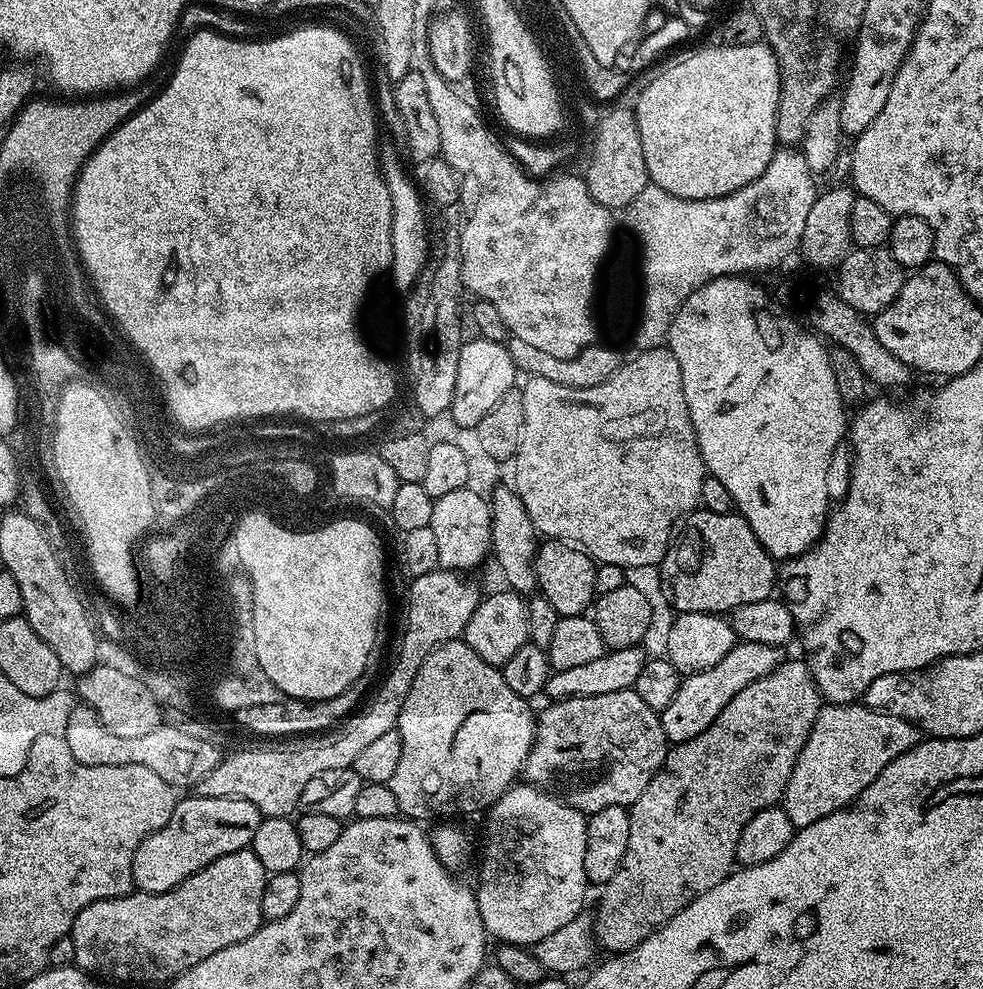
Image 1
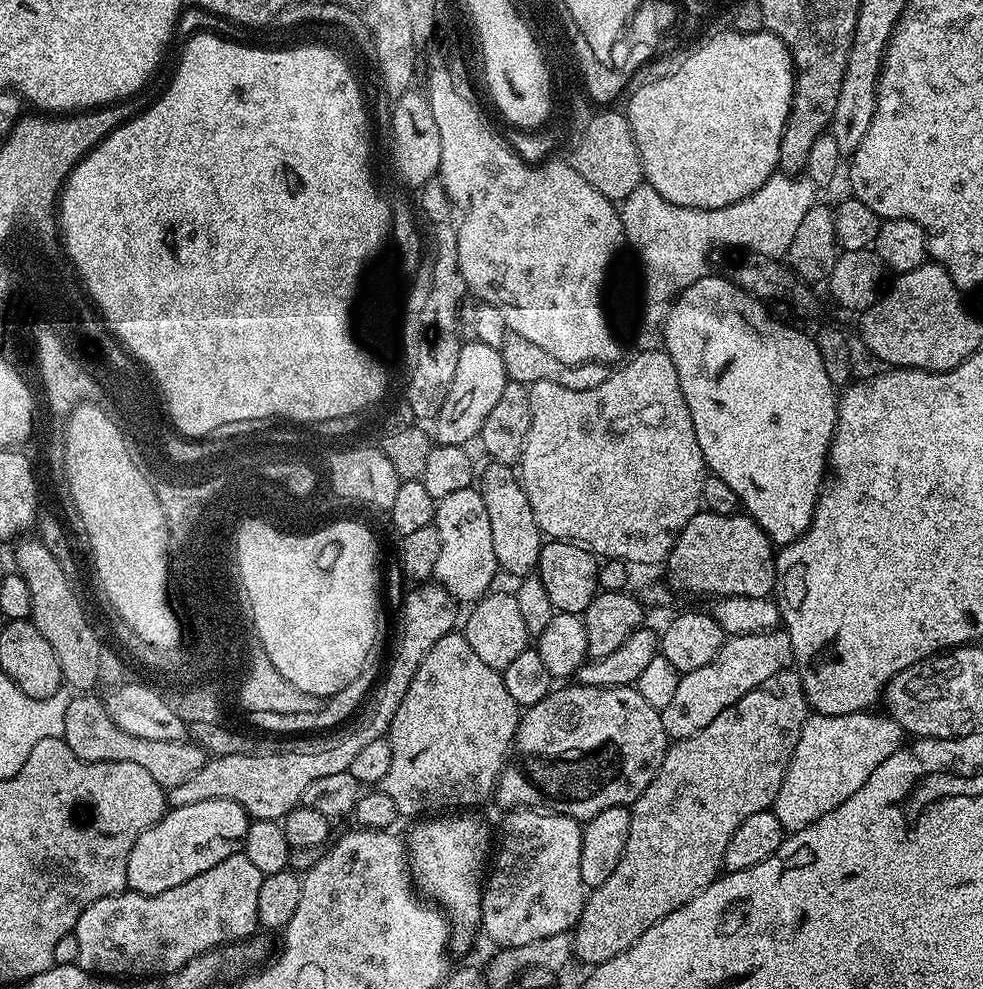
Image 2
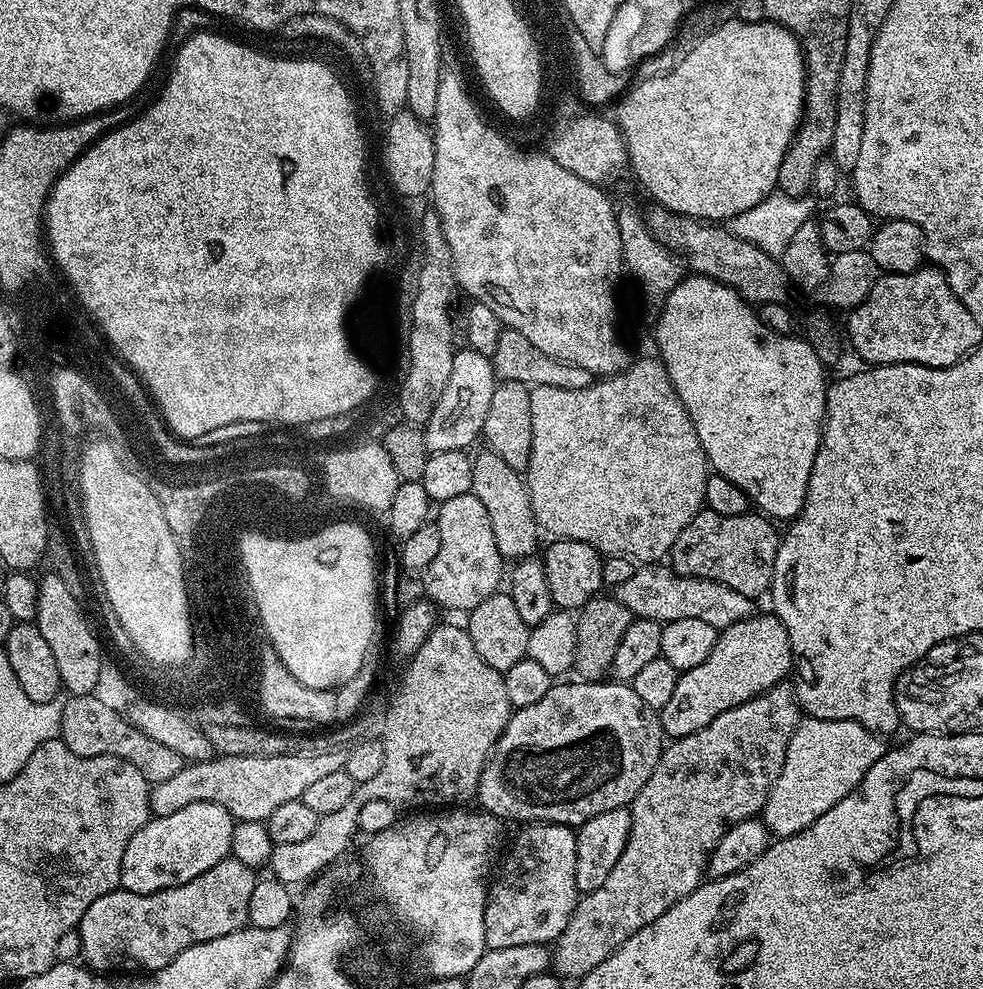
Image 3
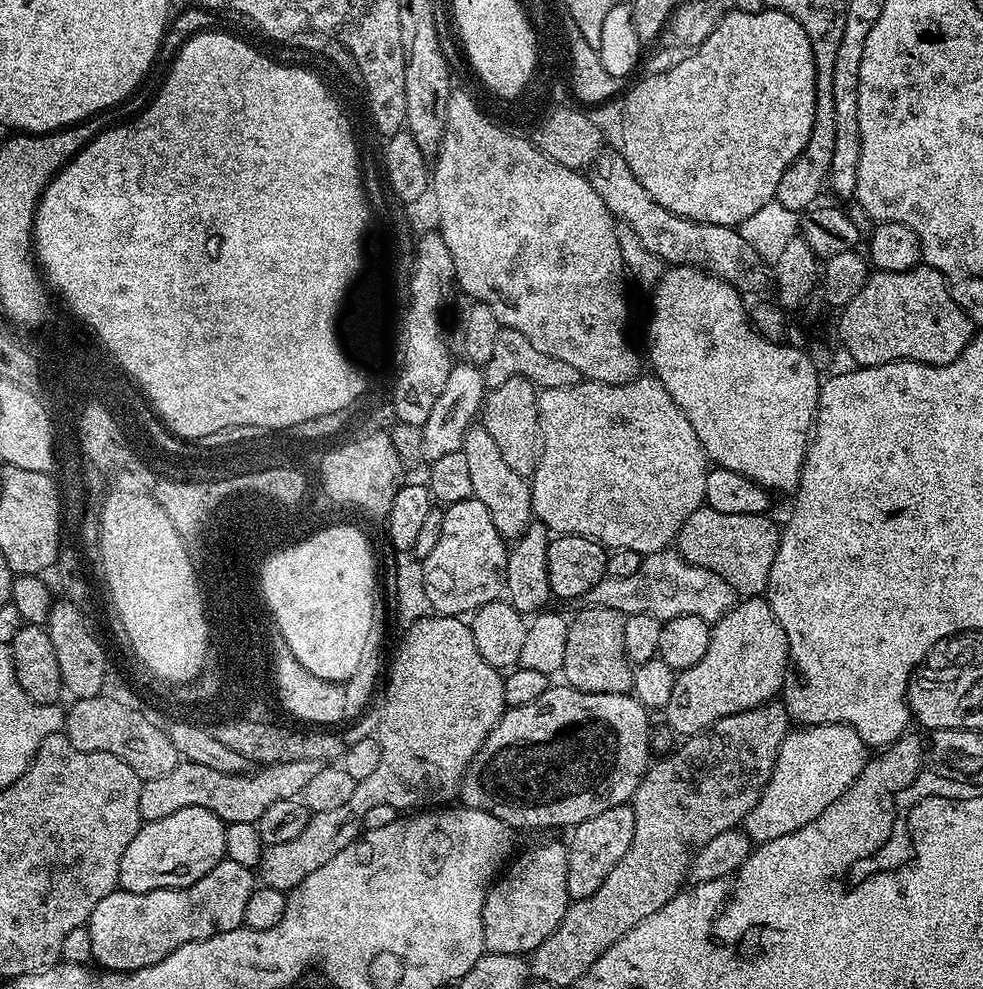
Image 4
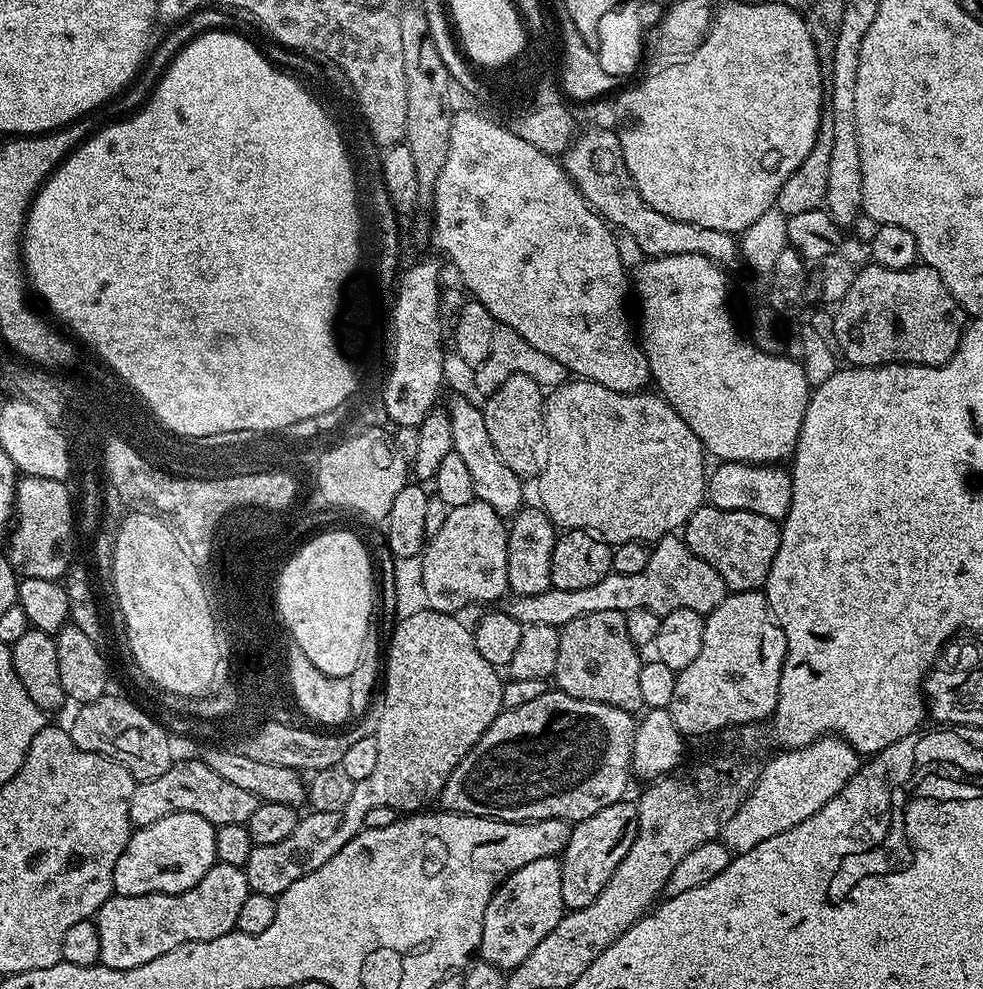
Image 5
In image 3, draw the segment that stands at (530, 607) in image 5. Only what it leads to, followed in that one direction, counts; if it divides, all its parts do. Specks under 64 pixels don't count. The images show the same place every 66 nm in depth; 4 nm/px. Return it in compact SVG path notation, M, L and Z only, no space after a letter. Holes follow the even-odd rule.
M664 562L637 567L636 572L630 574L629 580L622 582L622 586L618 586L614 590L614 595L618 602L622 602L622 606L626 606L626 610L632 612L633 617L641 620L667 622L678 618L702 618L702 622L706 622L718 630L734 626L734 622L742 622L757 611L757 601L753 597L746 594L738 594L738 590L734 590L717 580L708 580L704 576L683 576Z

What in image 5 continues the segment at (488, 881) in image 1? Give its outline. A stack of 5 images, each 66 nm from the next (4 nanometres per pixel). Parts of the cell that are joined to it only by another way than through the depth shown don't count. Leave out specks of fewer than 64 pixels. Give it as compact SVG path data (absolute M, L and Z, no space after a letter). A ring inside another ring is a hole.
M554 856L538 858L538 862L526 862L514 874L510 874L503 880L497 888L495 894L490 898L486 906L486 914L482 918L482 942L478 953L479 959L485 964L492 964L495 968L501 970L511 970L516 968L558 926L558 922L565 914L565 906L562 902L562 870L560 869L560 860Z

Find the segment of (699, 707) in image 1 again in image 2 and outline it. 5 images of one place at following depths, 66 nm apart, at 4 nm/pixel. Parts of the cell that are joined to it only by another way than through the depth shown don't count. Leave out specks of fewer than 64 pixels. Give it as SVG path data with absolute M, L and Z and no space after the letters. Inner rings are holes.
M783 630L727 637L718 654L706 662L706 666L698 666L698 670L681 675L678 691L674 693L670 706L660 709L662 726L669 741L698 734L698 730L702 730L702 726L710 726L726 706L734 706L734 702L738 702L742 694L750 694L750 690L763 688L770 678L785 671L792 663L792 643Z

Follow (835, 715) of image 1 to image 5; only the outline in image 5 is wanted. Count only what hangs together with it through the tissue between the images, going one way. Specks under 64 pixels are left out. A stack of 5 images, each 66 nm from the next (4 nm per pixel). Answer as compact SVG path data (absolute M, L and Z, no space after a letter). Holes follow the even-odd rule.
M819 736L801 748L789 748L777 751L777 756L767 761L760 771L758 782L750 790L750 794L738 806L738 810L724 823L722 843L733 854L743 854L754 850L766 838L774 838L794 826L798 822L806 822L810 814L818 814L834 794L854 778L854 774L862 763L861 753L855 752L851 746L839 736Z

